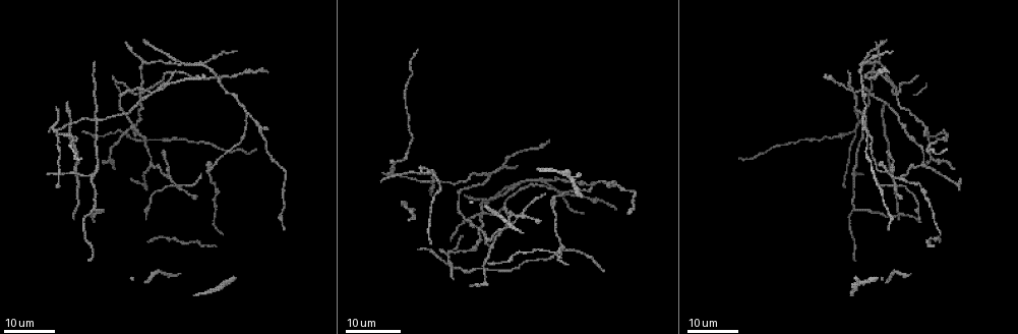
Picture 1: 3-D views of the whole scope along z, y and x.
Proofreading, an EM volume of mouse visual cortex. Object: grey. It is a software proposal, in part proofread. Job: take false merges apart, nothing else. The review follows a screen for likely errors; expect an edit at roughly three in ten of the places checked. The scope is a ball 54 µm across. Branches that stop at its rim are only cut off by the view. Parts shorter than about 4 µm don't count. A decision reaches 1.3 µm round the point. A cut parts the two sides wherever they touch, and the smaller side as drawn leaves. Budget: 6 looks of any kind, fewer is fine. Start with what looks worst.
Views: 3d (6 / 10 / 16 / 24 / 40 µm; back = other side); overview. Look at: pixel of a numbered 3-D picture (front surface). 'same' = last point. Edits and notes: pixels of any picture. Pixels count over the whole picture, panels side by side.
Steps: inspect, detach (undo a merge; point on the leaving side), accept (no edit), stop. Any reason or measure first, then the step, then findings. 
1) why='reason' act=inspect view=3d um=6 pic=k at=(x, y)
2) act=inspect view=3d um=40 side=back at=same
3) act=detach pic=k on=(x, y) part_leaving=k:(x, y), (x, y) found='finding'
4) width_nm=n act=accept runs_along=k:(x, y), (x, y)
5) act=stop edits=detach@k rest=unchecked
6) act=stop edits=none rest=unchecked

why='two arms in line, one across' act=inspect view=3d um=16 pic=1 at=(864, 63)

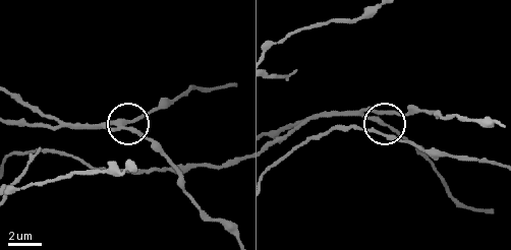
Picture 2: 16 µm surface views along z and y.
act=inspect view=3d um=6 pic=2 at=(124, 123)

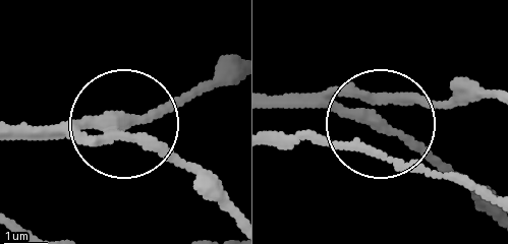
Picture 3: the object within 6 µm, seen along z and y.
arms=3 act=accept runs_along=3:(486, 97), (384, 118), (482, 202) found='all the same neuron'

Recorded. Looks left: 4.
why='three arms meet' act=inspect view=3d um=24 pic=1 at=(144, 62)

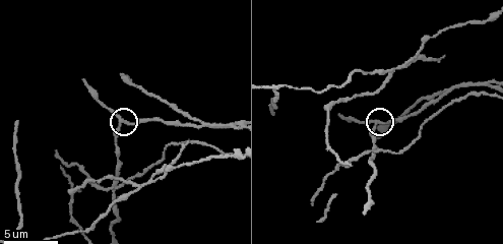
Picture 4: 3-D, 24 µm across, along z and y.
why='zoom in' act=inspect view=3d um=10 pic=4 at=(375, 125)

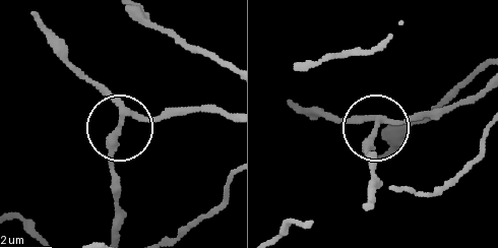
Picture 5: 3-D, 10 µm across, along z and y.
width_nm=200 act=accept runs_along=5:(229, 118), (196, 110), (120, 125), (111, 103), (74, 66) found='continuous, no second neuron'

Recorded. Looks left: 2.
why='arms part here' act=inspect view=3d um=16 pic=1 at=(176, 185)

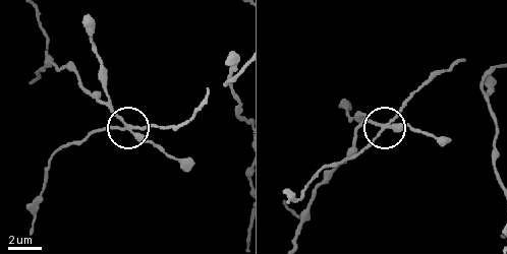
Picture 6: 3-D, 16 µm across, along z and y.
act=inspect view=3d um=6 pic=6 at=(382, 128)

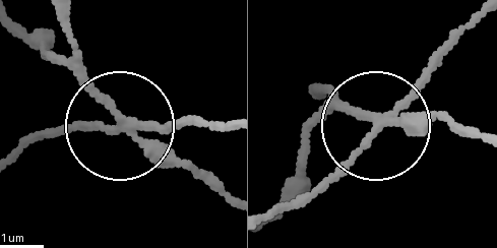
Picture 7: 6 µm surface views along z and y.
arms=3 act=detach pic=7 on=(85, 123) found='a second neuron is stuck on'

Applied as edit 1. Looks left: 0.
act=stop edits=detach@7 rest=unchecked

